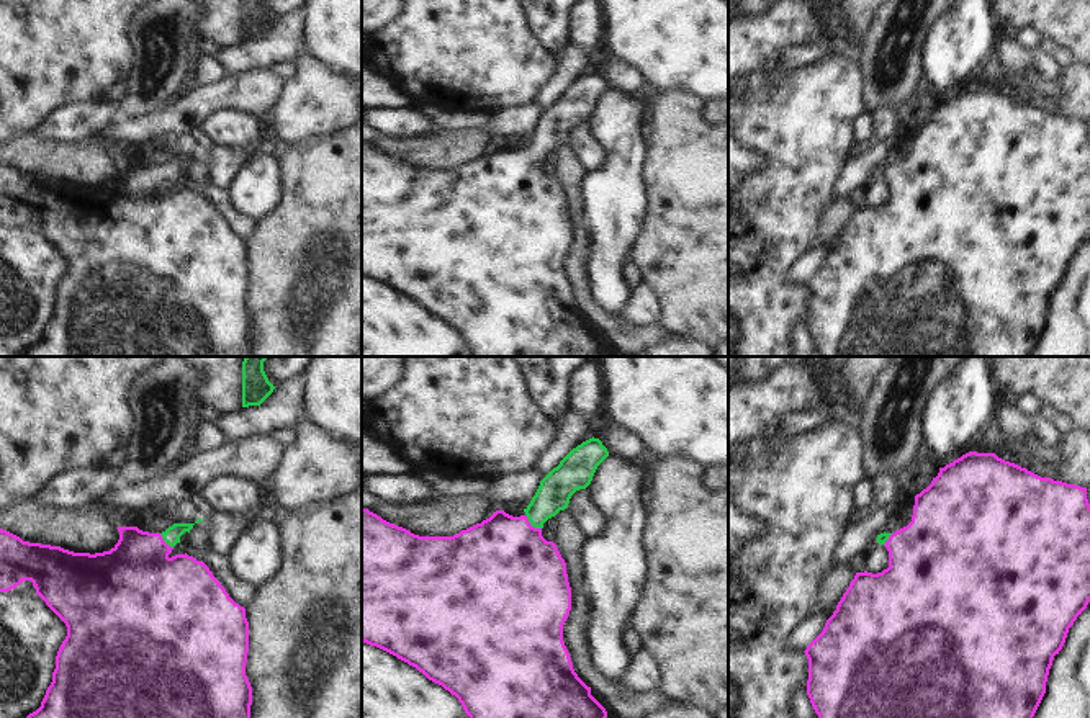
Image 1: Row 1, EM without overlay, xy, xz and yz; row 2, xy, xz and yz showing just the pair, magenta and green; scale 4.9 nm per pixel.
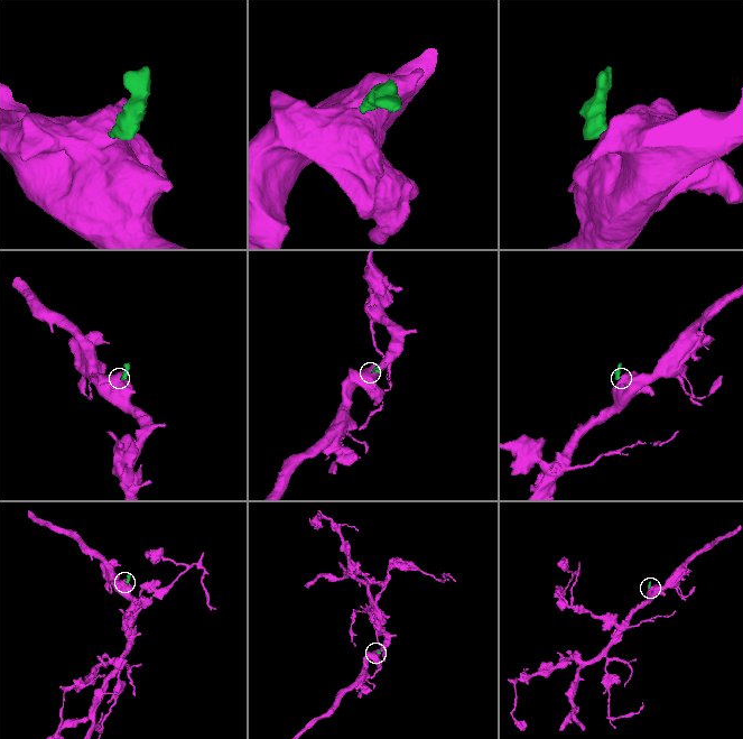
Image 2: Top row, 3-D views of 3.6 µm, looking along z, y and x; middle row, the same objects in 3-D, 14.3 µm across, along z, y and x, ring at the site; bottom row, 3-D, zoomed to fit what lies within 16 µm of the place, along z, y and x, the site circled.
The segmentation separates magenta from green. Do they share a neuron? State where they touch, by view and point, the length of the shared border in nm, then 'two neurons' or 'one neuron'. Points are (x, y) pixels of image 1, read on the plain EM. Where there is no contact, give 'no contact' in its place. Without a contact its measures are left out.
xz (529, 157) | 110 nm | one neuron

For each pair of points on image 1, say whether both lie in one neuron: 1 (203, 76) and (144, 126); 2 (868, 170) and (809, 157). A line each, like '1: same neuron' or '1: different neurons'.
1: different neurons
2: different neurons

